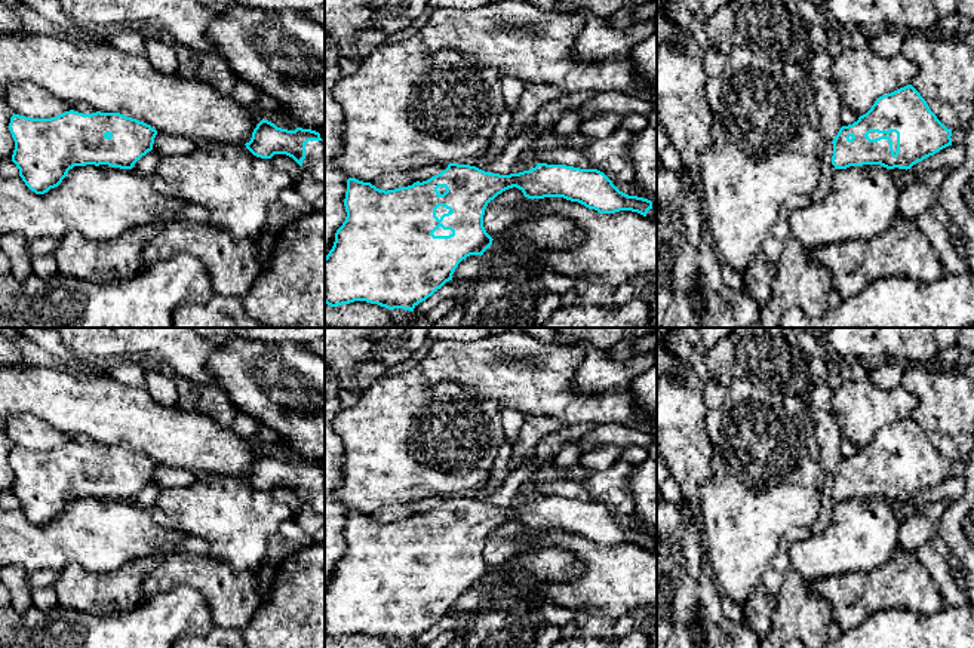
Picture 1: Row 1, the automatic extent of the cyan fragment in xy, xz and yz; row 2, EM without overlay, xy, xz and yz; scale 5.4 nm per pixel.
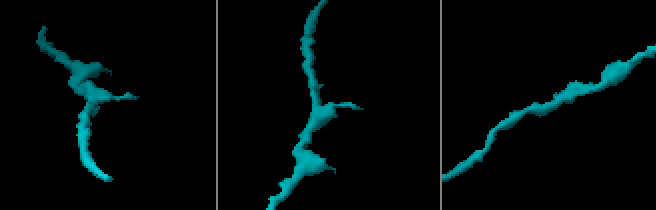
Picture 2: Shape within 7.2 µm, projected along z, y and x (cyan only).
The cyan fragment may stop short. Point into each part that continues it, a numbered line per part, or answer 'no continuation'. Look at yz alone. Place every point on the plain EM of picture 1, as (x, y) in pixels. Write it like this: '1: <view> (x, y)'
1: yz (872, 467)

